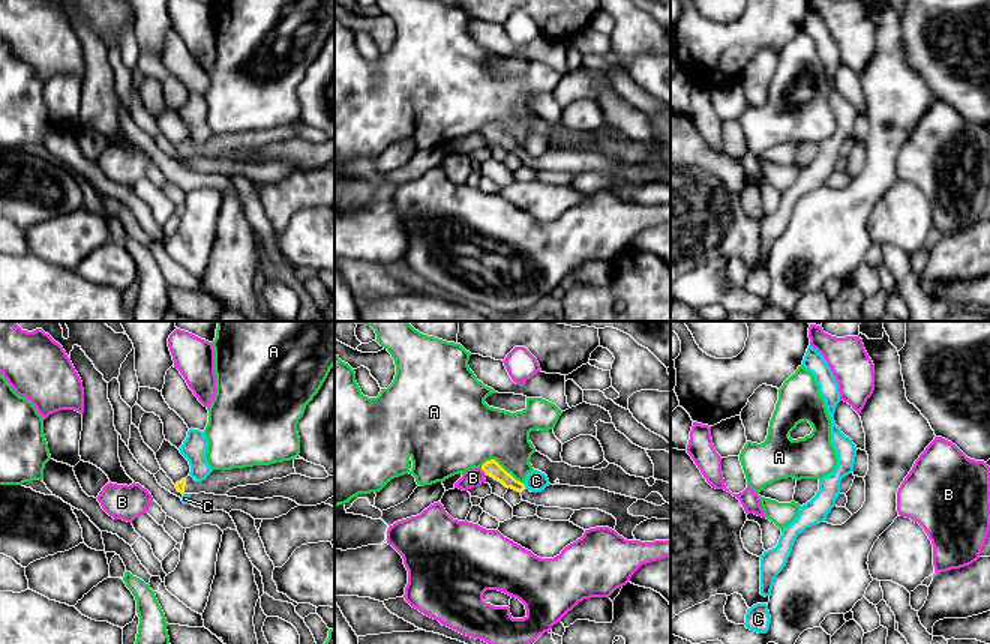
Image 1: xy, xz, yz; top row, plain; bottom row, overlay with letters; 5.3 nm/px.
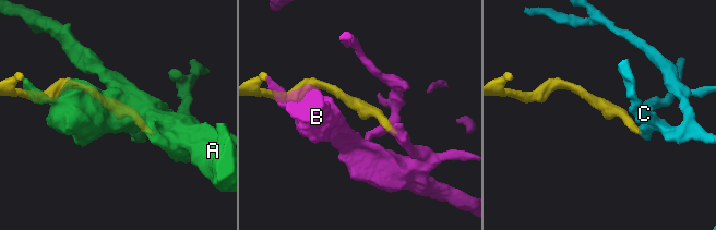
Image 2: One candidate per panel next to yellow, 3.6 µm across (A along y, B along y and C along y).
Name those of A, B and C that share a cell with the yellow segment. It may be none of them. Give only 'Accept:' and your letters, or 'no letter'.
Accept: no letter

